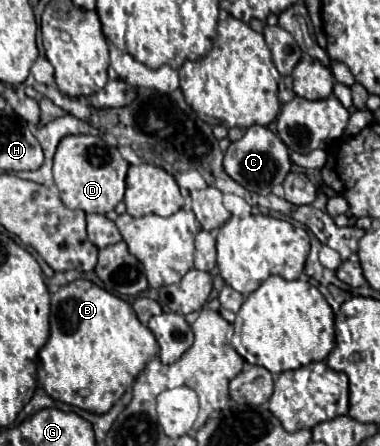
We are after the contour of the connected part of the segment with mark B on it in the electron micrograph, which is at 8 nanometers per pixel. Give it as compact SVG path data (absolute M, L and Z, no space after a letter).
M77 279L51 295L51 333L39 351L37 379L55 401L89 413L107 413L157 351L153 333L137 319L127 301L91 281Z

